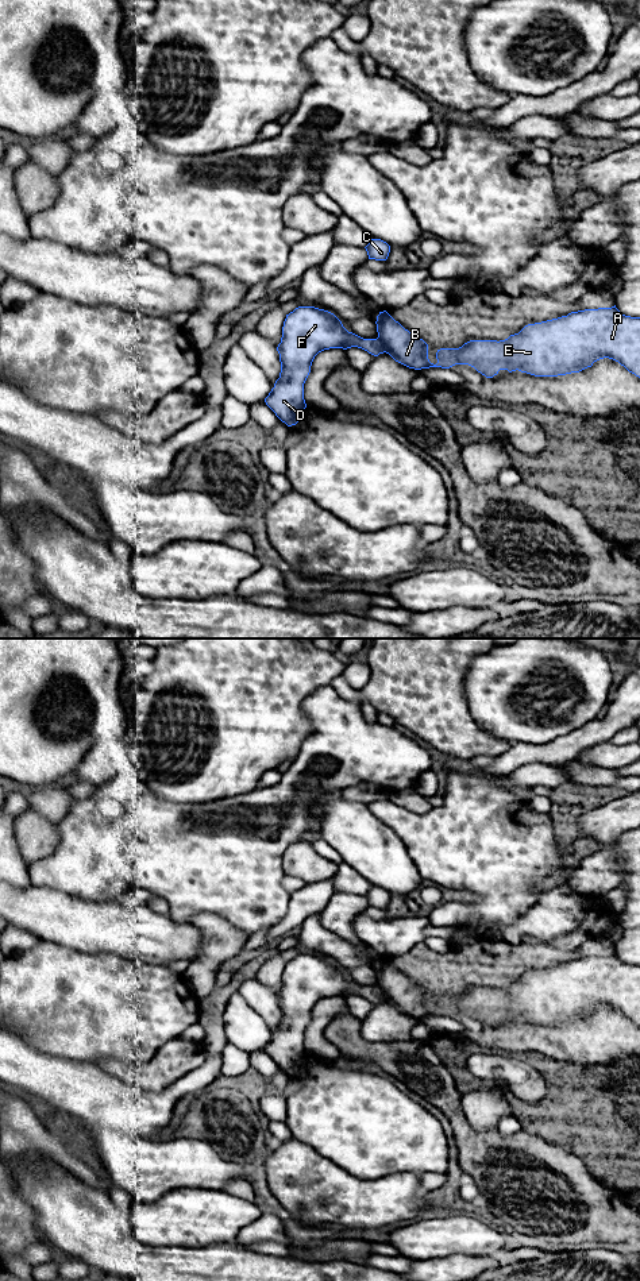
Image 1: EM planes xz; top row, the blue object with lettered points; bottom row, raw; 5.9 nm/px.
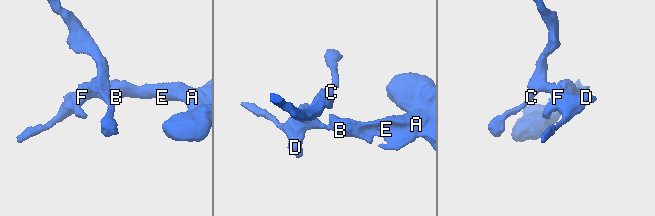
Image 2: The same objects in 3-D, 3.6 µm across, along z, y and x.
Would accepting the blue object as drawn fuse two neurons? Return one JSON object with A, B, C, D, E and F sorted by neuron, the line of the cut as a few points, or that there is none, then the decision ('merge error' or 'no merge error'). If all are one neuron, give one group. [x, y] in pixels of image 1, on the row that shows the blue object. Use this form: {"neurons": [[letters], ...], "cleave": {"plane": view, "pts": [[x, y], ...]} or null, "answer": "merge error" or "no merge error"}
{"neurons": [["A", "B", "E"], ["C", "D", "F"]], "cleave": {"plane": "xz", "pts": [[377, 338], [385, 351]]}, "answer": "merge error"}

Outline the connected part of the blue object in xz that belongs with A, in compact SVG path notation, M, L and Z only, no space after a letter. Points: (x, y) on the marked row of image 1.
M616 305L528 324L500 342L470 340L459 348L440 348L436 364L428 359L428 344L386 310L379 312L375 324L385 352L415 370L469 364L486 378L500 370L558 377L579 373L609 358L640 378L640 317L625 316Z

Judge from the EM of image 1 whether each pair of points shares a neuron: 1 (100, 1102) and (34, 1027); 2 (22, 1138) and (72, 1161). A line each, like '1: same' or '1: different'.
1: different
2: same

